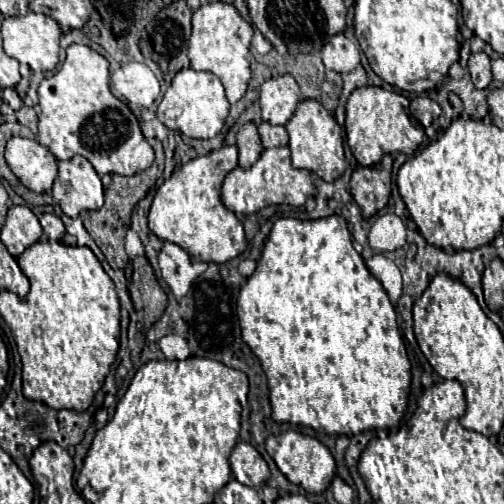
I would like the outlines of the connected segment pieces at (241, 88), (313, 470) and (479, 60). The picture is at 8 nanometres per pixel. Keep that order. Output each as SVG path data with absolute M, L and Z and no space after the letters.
M224 2L206 4L206 6L200 6L192 16L192 36L188 42L190 66L194 70L216 74L226 90L230 104L236 104L246 94L246 88L248 88L248 80L250 80L248 48L250 48L252 34L254 34L254 28L238 16L232 4L224 4Z
M288 430L288 432L282 432L278 436L268 436L266 452L274 458L278 470L292 484L302 486L310 494L322 494L330 486L330 482L336 474L336 462L334 462L334 456L328 452L328 448L322 442L318 442L316 438L300 434L300 432Z
M484 52L470 54L468 60L468 70L472 74L472 82L478 90L484 90L492 82L492 72L490 72L490 58Z

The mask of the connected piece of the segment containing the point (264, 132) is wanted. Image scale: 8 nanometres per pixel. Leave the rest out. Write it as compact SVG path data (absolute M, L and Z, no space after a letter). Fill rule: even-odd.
M262 122L258 126L262 146L264 148L274 148L274 146L288 146L288 132L284 126L274 126L270 122Z

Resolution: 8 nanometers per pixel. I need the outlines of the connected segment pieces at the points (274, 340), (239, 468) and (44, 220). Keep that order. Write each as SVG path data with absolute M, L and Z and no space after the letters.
M342 216L312 222L296 218L276 220L254 274L240 288L238 320L242 340L258 356L266 372L272 418L276 422L308 426L330 436L354 436L364 430L392 428L404 416L411 363L398 330L396 312L382 284L370 276L362 256L354 250Z
M238 442L230 454L230 466L232 466L232 474L234 478L244 484L244 486L252 486L258 488L260 484L264 484L270 476L268 464L266 460L260 456L260 452L248 444L248 442Z
M54 212L40 214L40 224L44 228L44 234L48 240L60 240L64 236L64 224Z

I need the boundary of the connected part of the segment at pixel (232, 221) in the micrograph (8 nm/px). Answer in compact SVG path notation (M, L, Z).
M222 146L178 168L156 192L148 212L150 230L166 242L174 242L202 262L224 264L246 250L242 222L222 204L220 186L224 176L238 166L236 146Z

